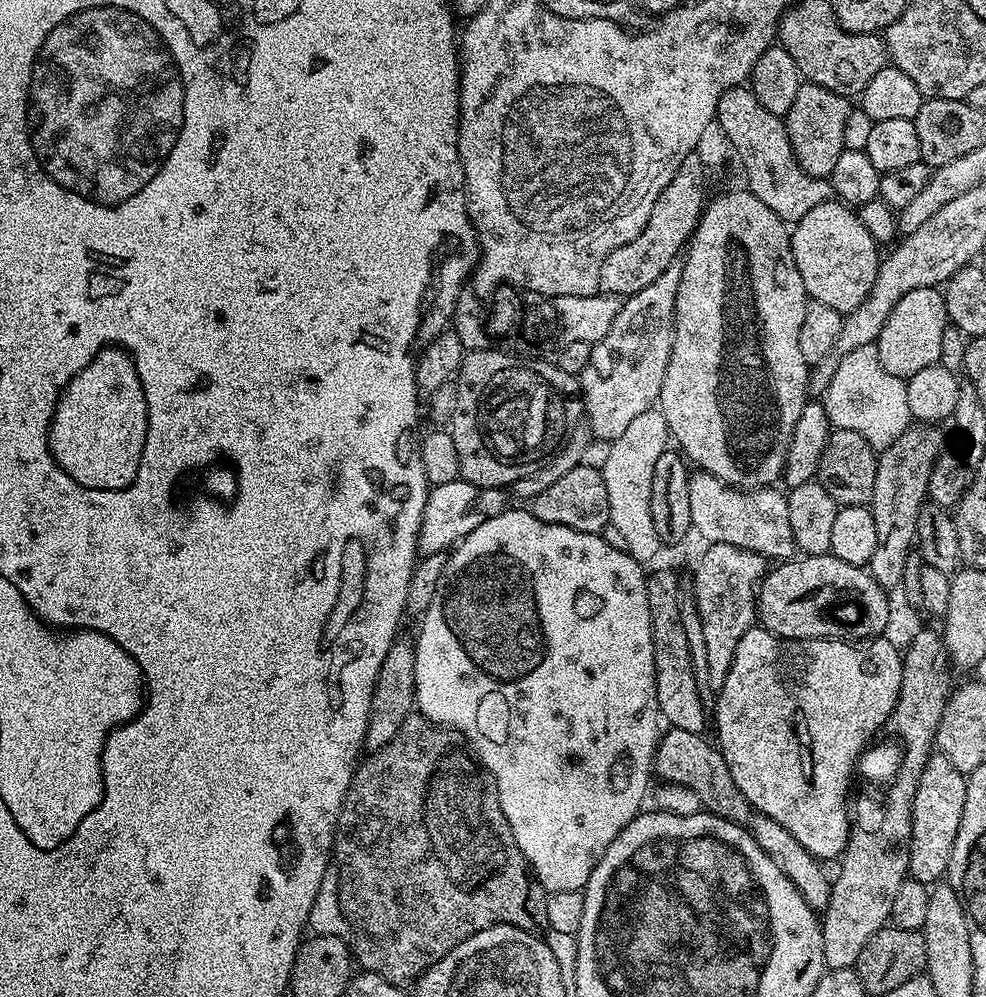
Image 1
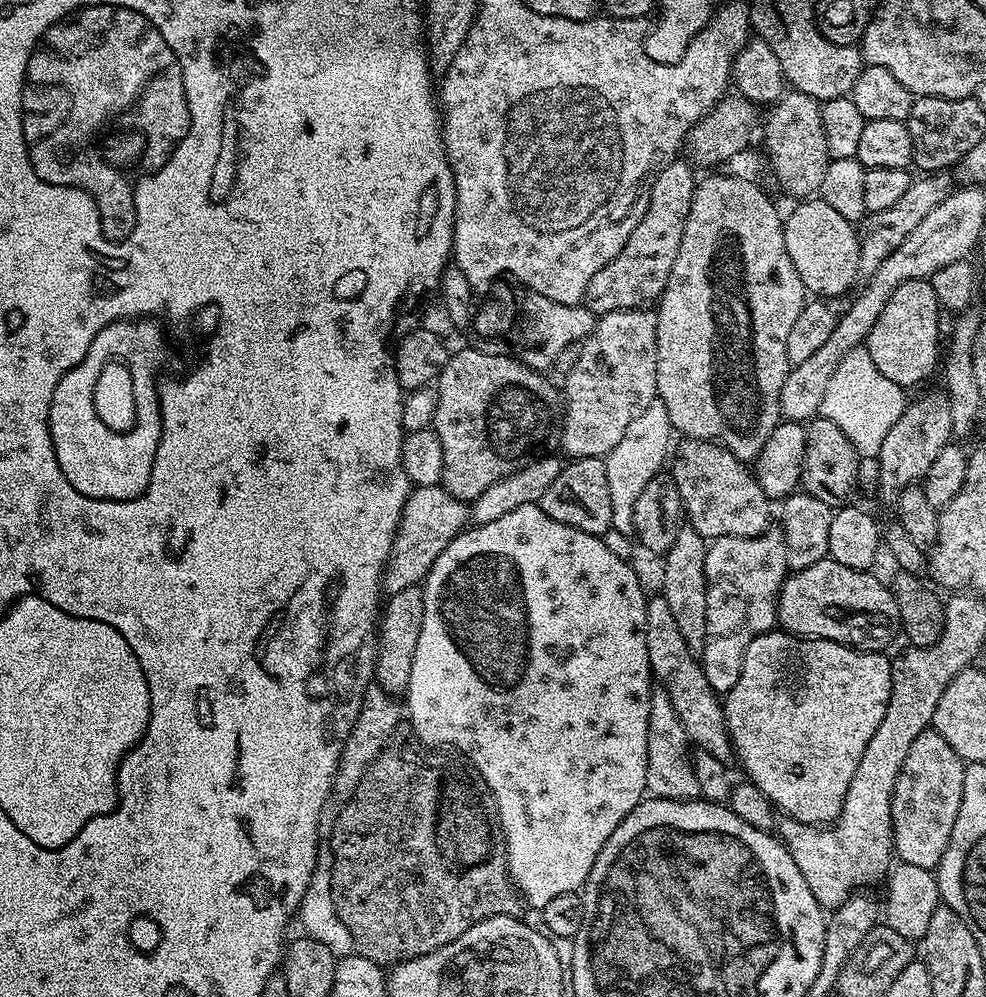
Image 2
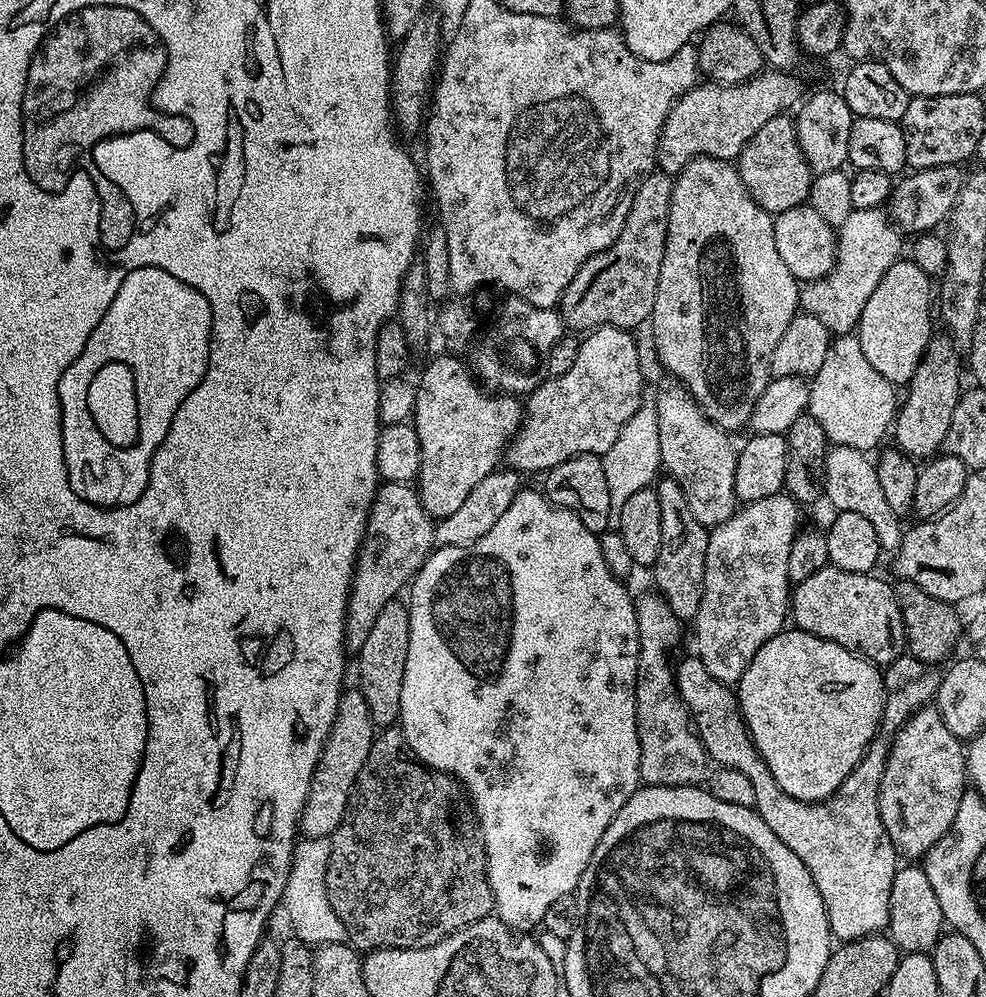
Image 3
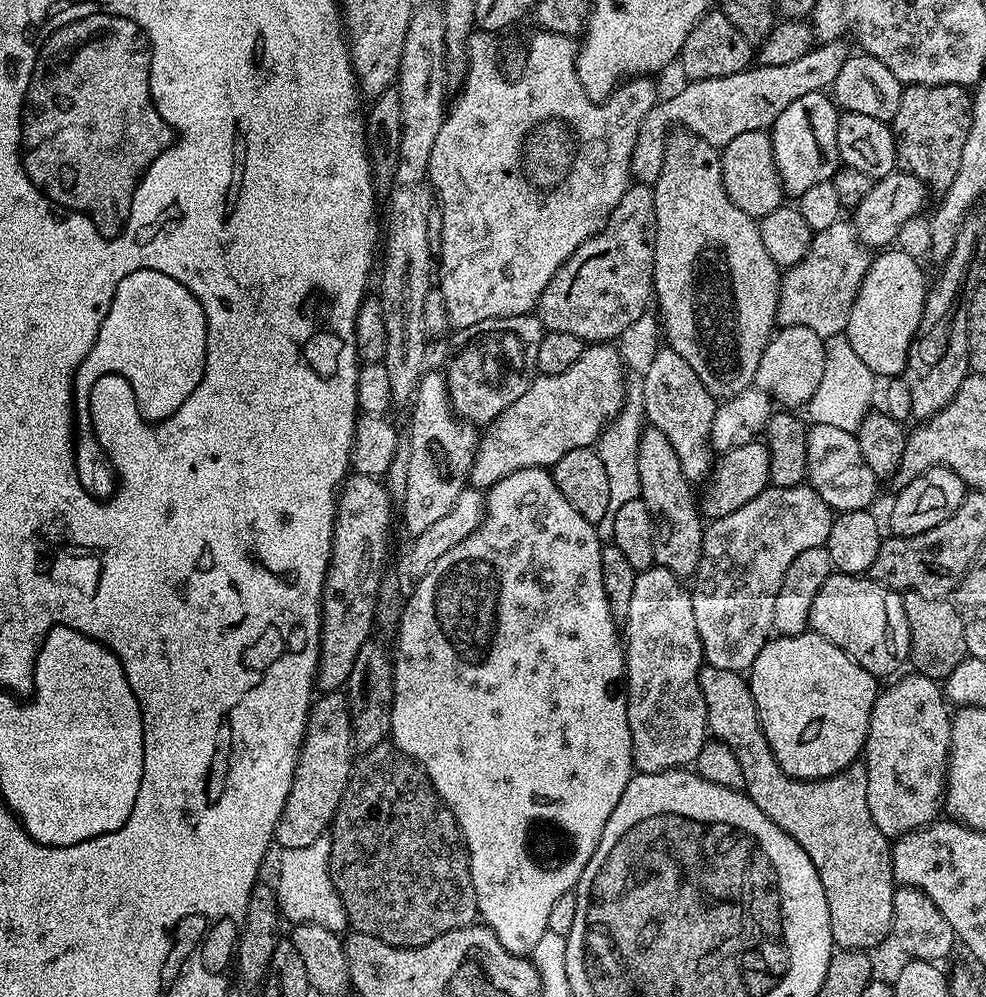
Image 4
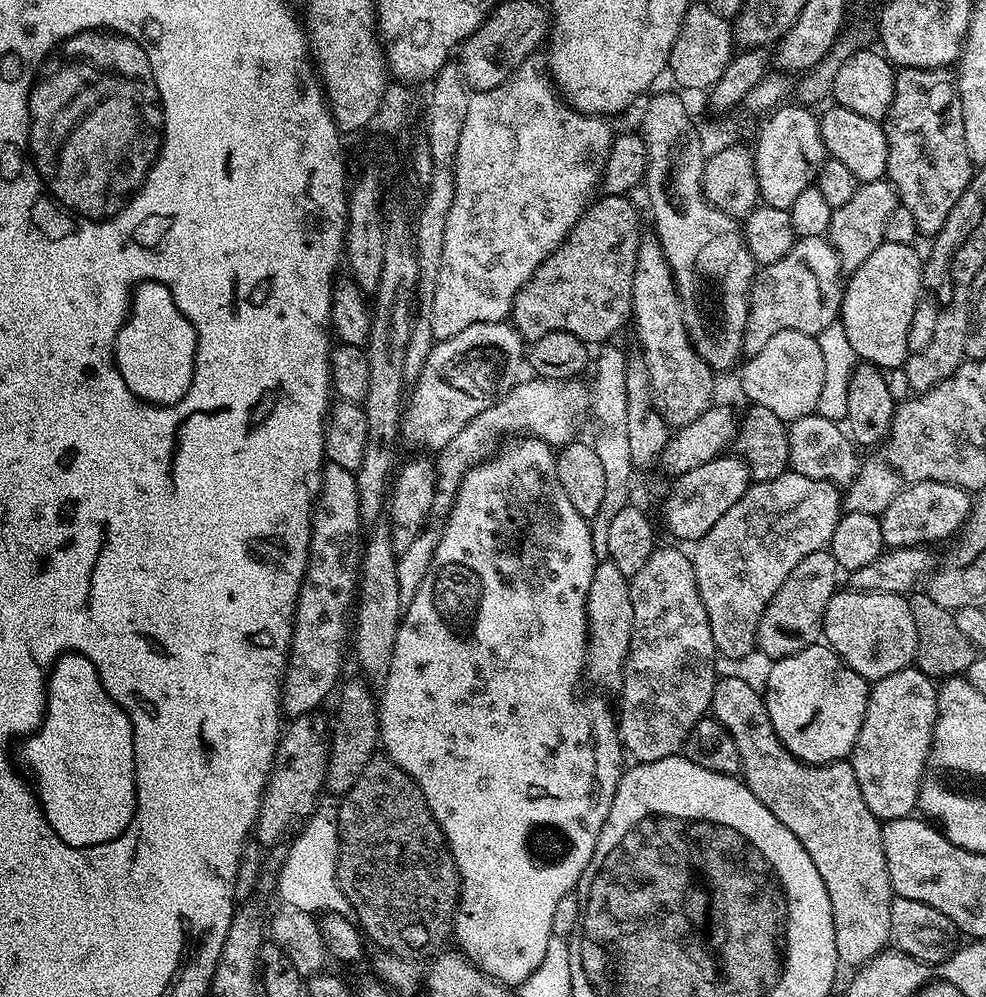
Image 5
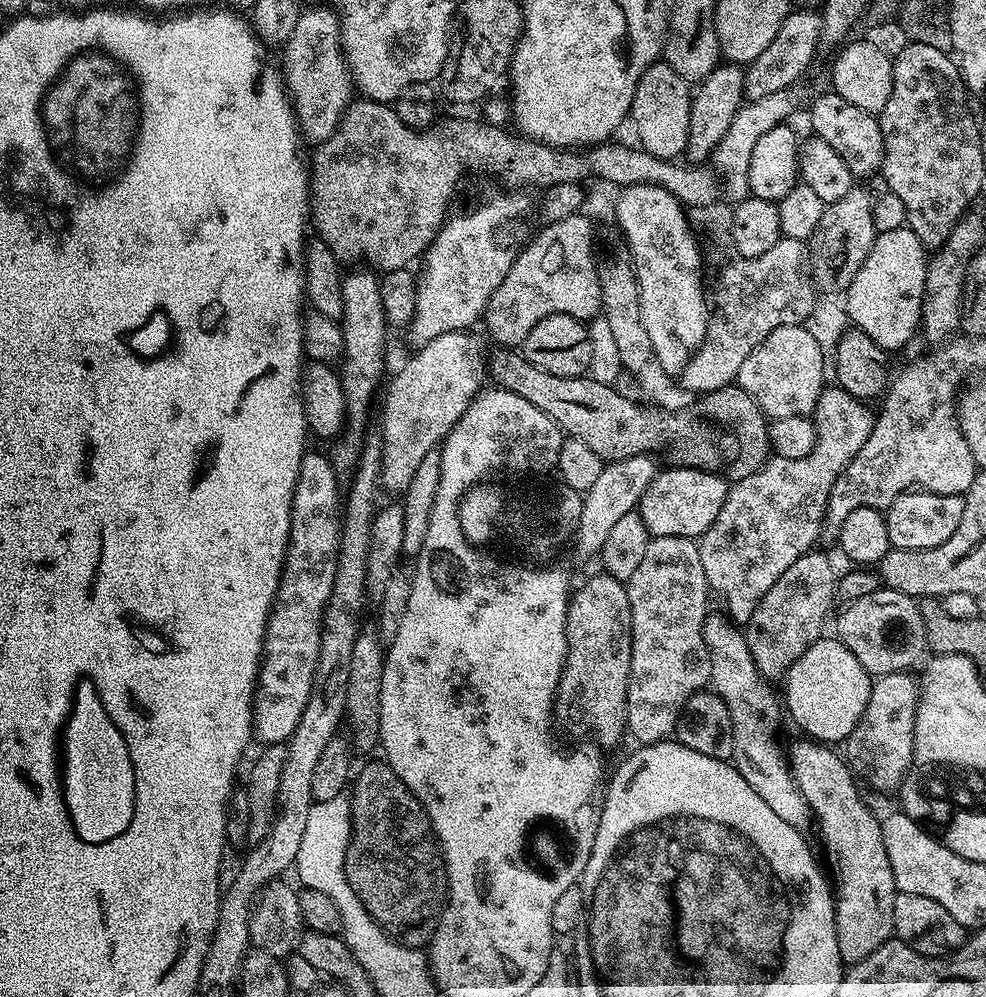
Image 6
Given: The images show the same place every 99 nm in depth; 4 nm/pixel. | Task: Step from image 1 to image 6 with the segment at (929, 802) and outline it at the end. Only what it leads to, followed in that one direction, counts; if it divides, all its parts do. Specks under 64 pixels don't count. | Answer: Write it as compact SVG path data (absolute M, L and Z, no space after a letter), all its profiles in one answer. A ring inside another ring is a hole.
M895 672L873 679L870 702L858 718L858 726L842 741L842 755L853 776L864 780L876 792L895 793L912 762L912 735L916 725L916 703L920 697L918 680L908 672Z

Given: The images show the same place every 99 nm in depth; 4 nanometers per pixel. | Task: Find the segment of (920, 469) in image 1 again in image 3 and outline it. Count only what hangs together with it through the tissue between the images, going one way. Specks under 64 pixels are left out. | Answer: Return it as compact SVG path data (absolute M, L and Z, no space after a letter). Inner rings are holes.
M933 335L906 385L908 393L905 396L903 393L894 421L894 444L905 456L932 458L943 447L954 418L954 406L958 406L962 395L960 368L962 372L962 356L956 351L952 337Z

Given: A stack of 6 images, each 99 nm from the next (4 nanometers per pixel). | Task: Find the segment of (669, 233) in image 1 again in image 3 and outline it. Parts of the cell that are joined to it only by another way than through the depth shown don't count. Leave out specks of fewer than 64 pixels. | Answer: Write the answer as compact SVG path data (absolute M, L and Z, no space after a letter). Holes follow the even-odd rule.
M653 170L642 186L638 186L638 194L616 241L604 252L589 258L570 286L566 286L558 305L565 329L576 334L587 334L605 324L636 330L643 320L645 323L651 317L654 298L658 294L658 274L662 270L666 250L672 182L673 177L669 173Z

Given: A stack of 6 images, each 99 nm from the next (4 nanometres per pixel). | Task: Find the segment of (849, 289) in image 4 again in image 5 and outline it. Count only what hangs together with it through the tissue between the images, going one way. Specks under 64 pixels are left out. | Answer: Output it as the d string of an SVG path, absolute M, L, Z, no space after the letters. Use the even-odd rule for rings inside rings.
M824 236L799 237L786 258L763 265L752 280L752 291L748 293L744 352L751 354L762 350L762 346L782 330L798 330L802 334L819 336L826 326L837 323L840 303L844 300L844 285L834 245Z

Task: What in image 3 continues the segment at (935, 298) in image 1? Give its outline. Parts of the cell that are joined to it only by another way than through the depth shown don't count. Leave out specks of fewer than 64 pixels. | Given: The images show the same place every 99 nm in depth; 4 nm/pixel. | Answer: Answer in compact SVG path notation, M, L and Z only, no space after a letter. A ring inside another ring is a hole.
M901 258L882 274L882 282L870 294L862 309L862 318L855 335L862 342L862 354L870 366L894 386L907 385L934 335L934 284L928 275L910 258Z

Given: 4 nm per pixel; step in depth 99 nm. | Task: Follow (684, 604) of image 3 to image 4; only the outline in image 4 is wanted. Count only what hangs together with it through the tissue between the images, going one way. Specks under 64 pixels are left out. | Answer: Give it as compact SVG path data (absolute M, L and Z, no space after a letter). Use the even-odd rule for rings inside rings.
M651 426L645 427L639 438L638 476L640 499L650 511L654 526L653 563L678 577L695 577L702 558L706 524L698 509L697 497L692 497L693 481L682 474L682 464L674 453L674 446L660 430Z

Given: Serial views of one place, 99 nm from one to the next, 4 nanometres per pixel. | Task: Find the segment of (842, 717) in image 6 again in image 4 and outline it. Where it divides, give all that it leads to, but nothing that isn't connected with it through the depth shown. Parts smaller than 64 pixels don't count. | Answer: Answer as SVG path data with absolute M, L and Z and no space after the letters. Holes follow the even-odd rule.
M811 630L797 636L777 635L769 638L762 646L758 658L746 673L746 679L766 742L782 766L787 776L799 780L821 780L838 774L843 768L861 759L864 743L868 737L868 727L872 717L872 707L878 695L877 677L871 676L854 658L850 658L834 642L822 638Z

